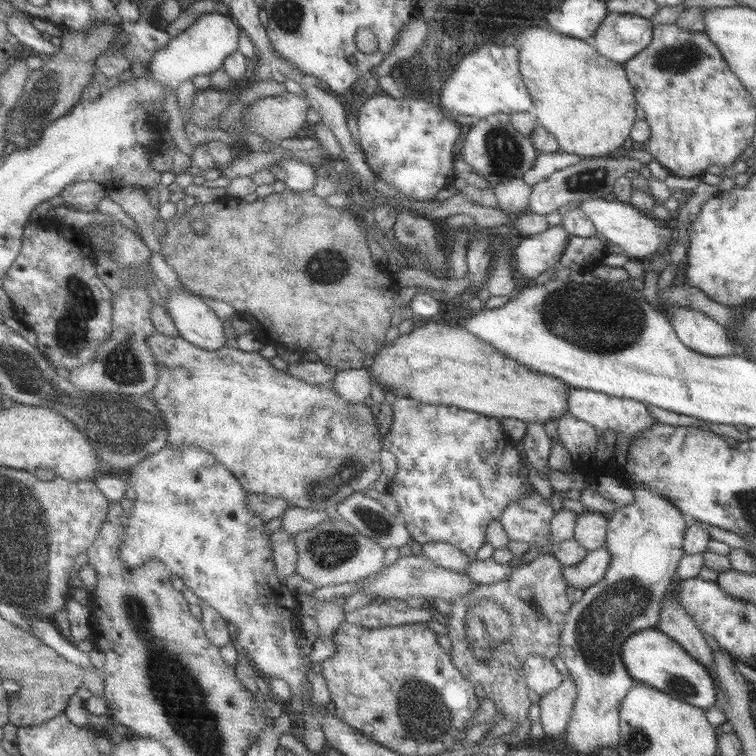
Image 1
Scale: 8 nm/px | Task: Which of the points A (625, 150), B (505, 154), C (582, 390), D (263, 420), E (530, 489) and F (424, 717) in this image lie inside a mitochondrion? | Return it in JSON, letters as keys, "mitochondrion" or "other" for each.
{"A":"other","B":"mitochondrion","C":"other","D":"other","E":"other","F":"mitochondrion"}

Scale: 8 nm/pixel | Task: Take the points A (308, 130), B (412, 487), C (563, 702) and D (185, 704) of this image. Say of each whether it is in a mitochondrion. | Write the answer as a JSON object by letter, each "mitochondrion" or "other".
{"A":"other","B":"other","C":"other","D":"mitochondrion"}

